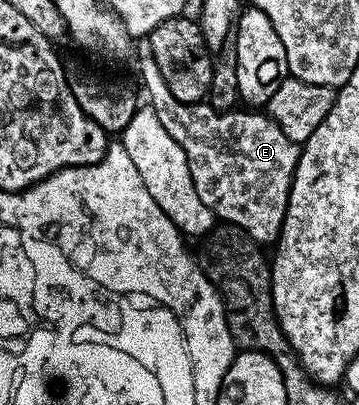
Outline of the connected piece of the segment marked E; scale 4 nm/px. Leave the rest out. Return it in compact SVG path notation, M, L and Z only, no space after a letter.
M149 44L137 47L136 58L139 58L138 70L142 73L142 82L150 93L148 105L154 109L160 124L168 131L168 136L184 148L188 156L188 168L192 172L192 184L196 184L196 196L204 200L223 223L242 226L245 214L254 214L261 206L278 206L274 214L274 223L262 214L255 220L258 229L256 238L266 244L270 230L274 236L281 235L285 210L290 199L290 184L294 180L294 169L300 153L299 143L288 140L274 119L262 114L249 114L243 108L233 110L213 110L205 101L181 102L168 92L160 68L152 56Z

